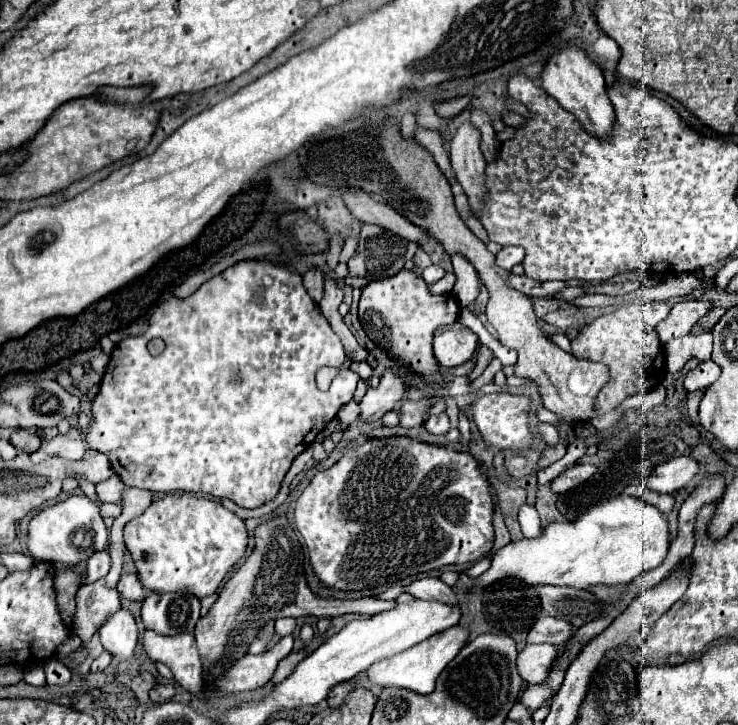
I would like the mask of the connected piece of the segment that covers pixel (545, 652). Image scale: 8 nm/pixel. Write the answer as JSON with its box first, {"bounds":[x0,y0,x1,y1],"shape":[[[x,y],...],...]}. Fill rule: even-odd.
{"bounds":[517,644,561,684],"shape":[[[527,644],[517,658],[517,668],[519,674],[523,676],[523,680],[527,684],[539,684],[543,682],[549,672],[551,672],[551,664],[557,660],[561,648],[553,646],[553,644]]]}

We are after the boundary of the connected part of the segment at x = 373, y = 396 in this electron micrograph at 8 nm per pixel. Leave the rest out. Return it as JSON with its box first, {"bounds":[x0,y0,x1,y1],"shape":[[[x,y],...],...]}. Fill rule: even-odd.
{"bounds":[359,372,403,422],"shape":[[[385,372],[377,388],[369,388],[359,402],[359,418],[363,422],[375,422],[393,410],[403,398],[403,382],[393,374]]]}

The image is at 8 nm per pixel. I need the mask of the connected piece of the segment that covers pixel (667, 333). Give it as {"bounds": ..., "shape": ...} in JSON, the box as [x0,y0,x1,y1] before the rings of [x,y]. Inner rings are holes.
{"bounds":[655,300,711,344],"shape":[[[689,300],[689,302],[679,302],[673,306],[671,314],[659,322],[655,326],[655,332],[657,332],[657,338],[663,344],[667,344],[667,340],[671,338],[681,338],[685,334],[689,334],[691,326],[711,308],[709,302],[695,302],[695,300]]]}

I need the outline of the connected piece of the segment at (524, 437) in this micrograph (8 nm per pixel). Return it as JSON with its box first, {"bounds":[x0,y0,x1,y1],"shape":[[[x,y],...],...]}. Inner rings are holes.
{"bounds":[469,392,533,452],"shape":[[[509,392],[481,394],[481,396],[477,396],[477,400],[473,400],[469,404],[471,420],[475,422],[485,444],[495,446],[499,450],[511,450],[511,452],[525,452],[533,446],[533,432],[529,426],[529,410],[531,410],[529,396],[519,396],[519,394],[509,394]]]}

